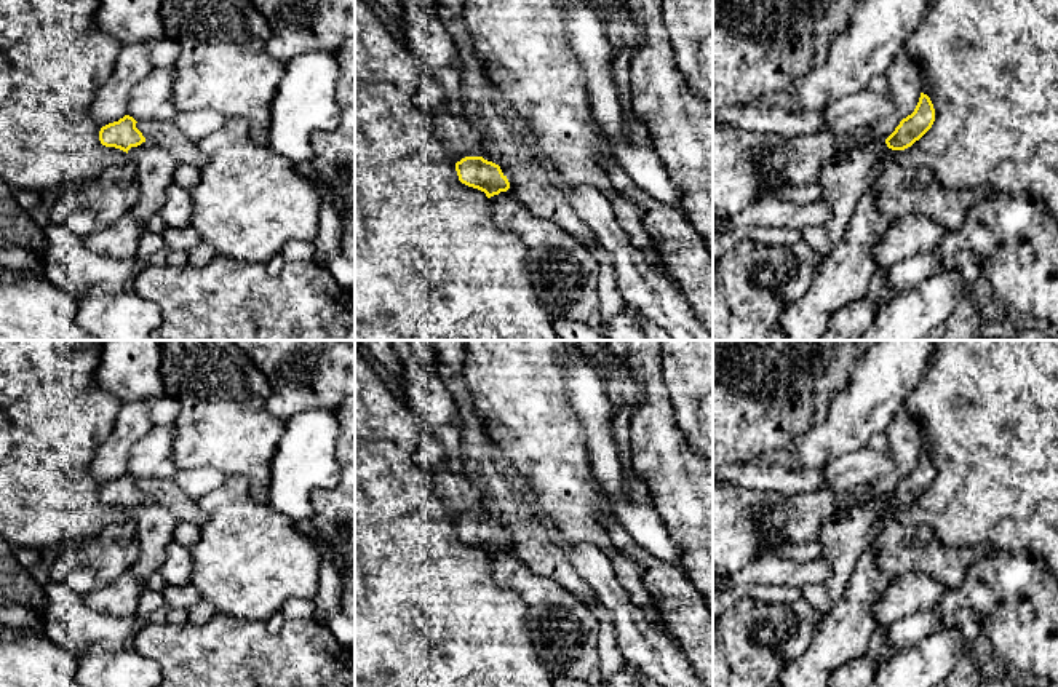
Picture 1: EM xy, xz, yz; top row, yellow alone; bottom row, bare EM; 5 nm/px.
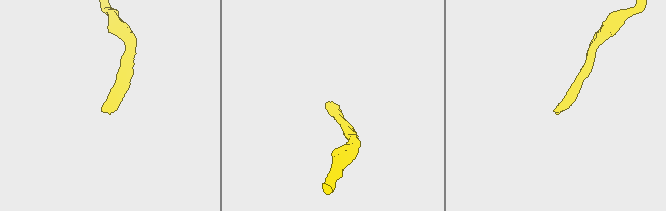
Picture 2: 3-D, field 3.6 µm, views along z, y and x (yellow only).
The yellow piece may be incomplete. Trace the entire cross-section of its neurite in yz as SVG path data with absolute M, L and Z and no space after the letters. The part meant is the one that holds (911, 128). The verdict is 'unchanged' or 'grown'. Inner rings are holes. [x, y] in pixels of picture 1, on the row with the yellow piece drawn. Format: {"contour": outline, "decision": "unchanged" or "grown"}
{"contour": "M921 93L914 112L903 118L884 142L874 141L863 147L852 147L842 153L839 161L823 168L817 184L821 187L820 201L831 209L831 219L825 230L833 246L842 240L861 195L881 176L887 161L885 150L911 147L932 128L933 121L933 104L927 94Z", "decision": "grown"}

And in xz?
{"contour": "M483 157L462 158L455 163L455 171L462 184L484 192L487 198L510 189L510 182L500 166Z", "decision": "unchanged"}

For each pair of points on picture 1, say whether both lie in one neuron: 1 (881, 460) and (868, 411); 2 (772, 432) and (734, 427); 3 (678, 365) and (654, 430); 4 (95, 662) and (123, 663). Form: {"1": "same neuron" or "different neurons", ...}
{"1": "different neurons", "2": "same neuron", "3": "different neurons", "4": "same neuron"}

